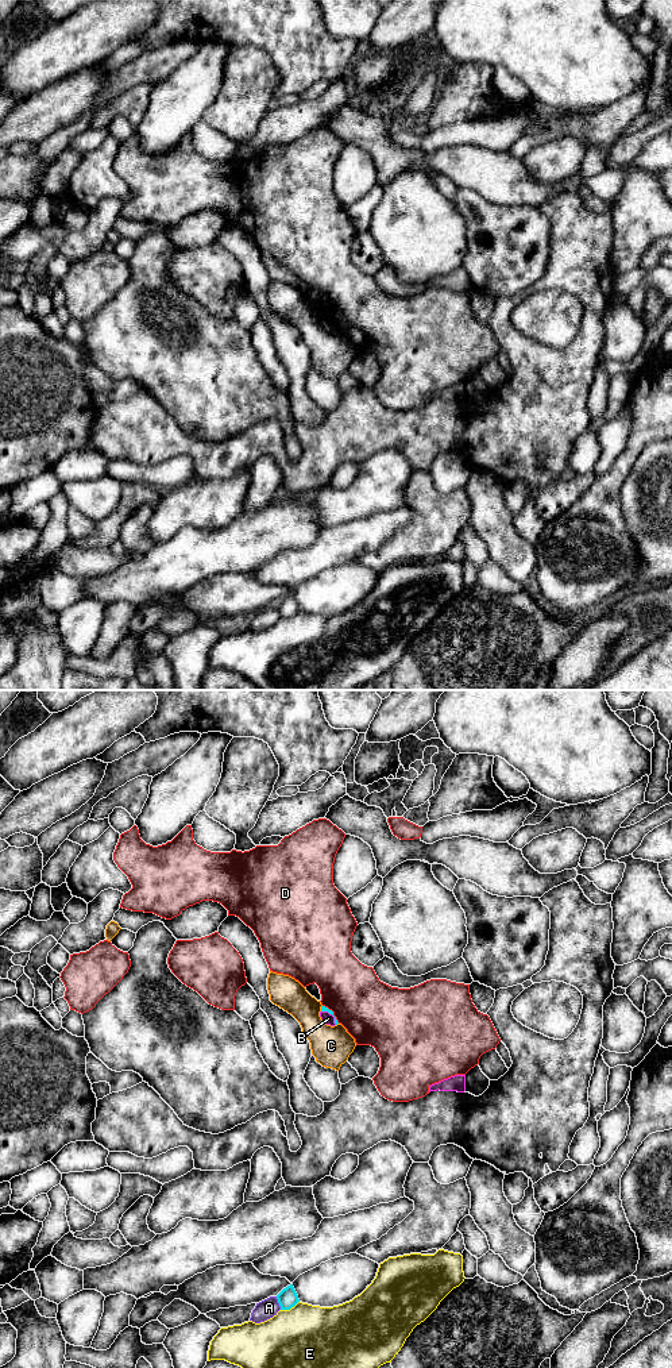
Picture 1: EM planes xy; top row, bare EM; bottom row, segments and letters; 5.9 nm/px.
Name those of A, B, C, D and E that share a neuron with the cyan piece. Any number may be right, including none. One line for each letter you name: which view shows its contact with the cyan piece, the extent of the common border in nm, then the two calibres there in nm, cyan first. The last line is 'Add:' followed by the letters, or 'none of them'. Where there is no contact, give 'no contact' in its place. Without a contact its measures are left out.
Add: none of them

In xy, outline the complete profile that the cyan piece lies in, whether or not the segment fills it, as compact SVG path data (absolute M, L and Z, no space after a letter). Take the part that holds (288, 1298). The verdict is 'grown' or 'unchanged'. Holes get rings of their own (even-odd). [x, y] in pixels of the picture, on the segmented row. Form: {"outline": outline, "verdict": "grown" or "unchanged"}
{"outline": "M293 1284L283 1288L277 1295L277 1299L278 1299L278 1303L281 1306L281 1310L290 1310L291 1307L294 1307L300 1302L298 1295L297 1295Z", "verdict": "unchanged"}

